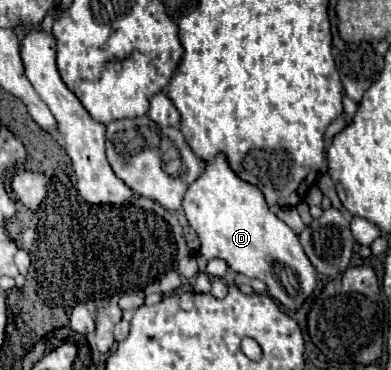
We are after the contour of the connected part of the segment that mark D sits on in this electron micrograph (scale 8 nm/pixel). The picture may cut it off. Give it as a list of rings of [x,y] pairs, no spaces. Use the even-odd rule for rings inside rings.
[[[223,152],[209,160],[201,176],[189,184],[183,196],[183,212],[199,236],[199,254],[203,258],[225,260],[235,272],[263,280],[281,306],[297,310],[313,292],[317,284],[315,268],[305,256],[297,234],[269,210],[257,186],[233,172]]]

